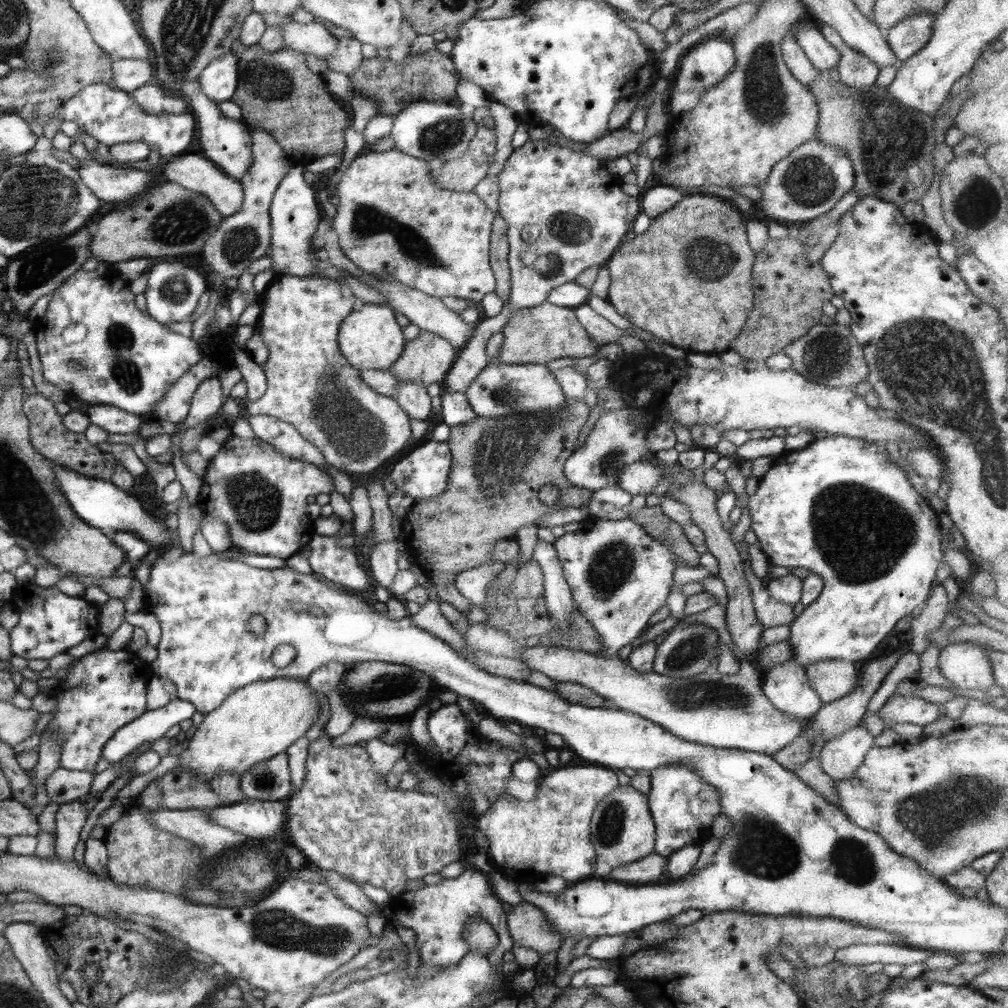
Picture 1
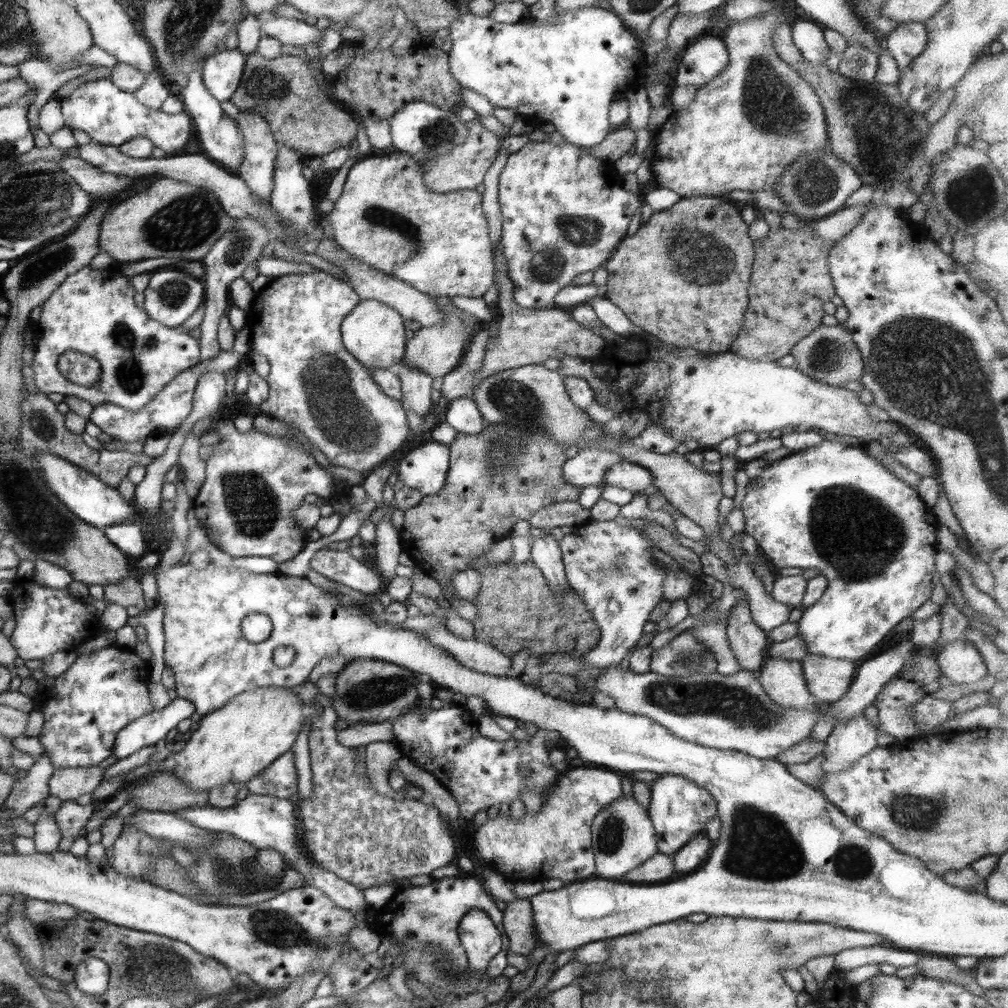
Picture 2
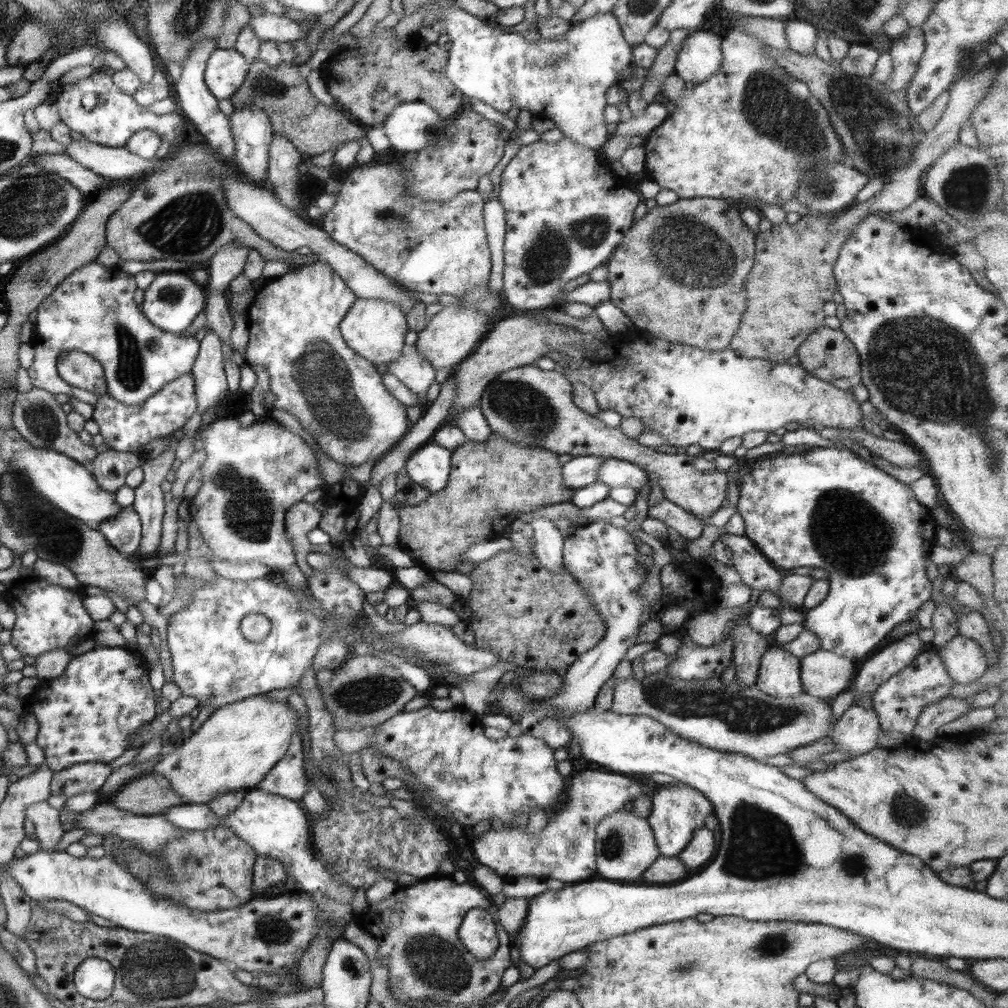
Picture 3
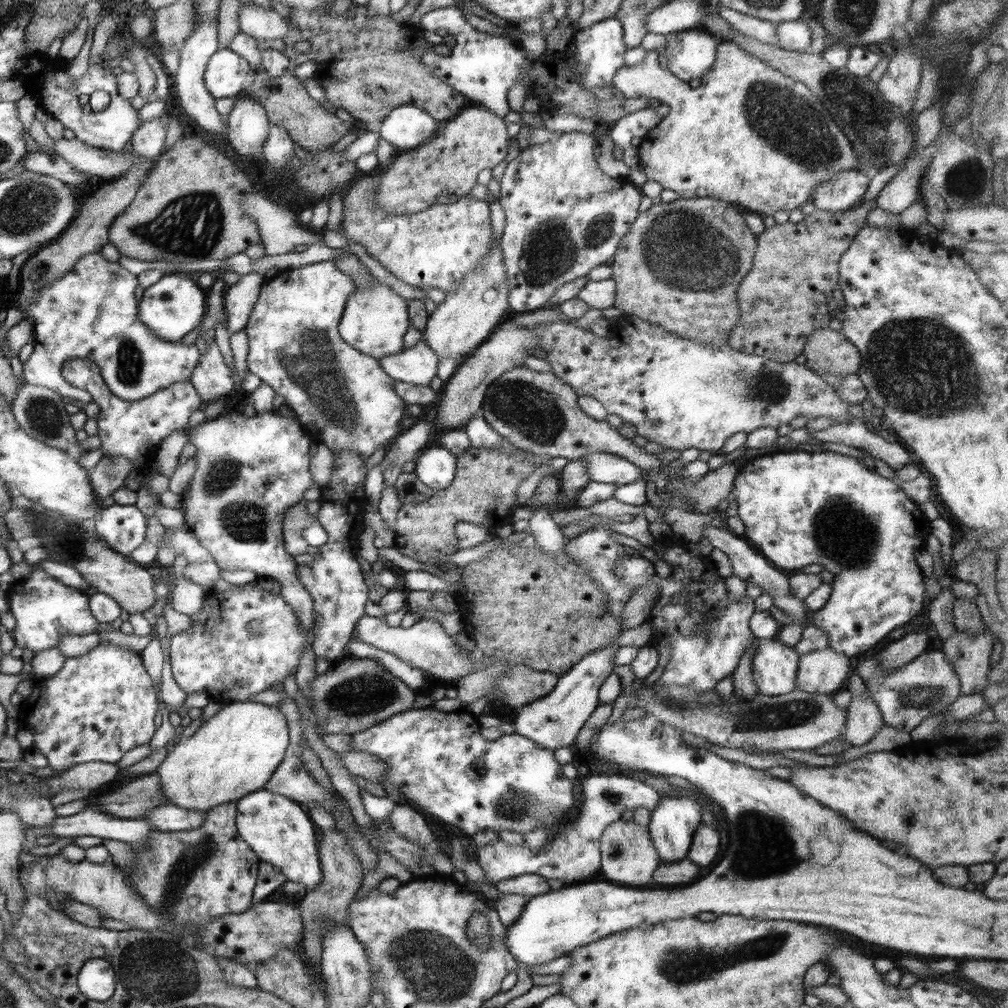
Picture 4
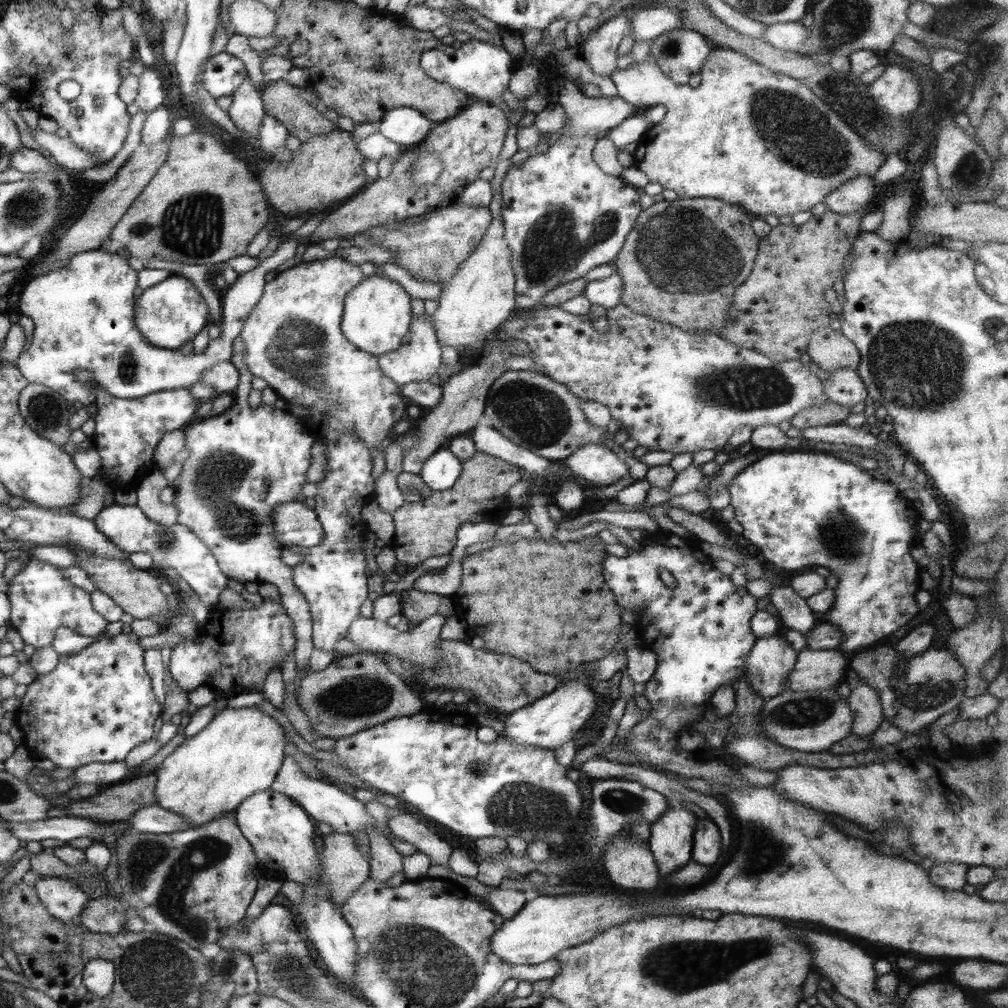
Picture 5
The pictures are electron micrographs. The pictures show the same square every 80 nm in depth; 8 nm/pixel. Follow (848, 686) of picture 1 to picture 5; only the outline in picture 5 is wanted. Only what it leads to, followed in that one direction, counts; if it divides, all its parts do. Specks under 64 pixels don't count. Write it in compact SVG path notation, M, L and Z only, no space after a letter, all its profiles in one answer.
M804 649L797 654L796 664L787 680L791 691L835 689L845 680L848 660L838 651Z

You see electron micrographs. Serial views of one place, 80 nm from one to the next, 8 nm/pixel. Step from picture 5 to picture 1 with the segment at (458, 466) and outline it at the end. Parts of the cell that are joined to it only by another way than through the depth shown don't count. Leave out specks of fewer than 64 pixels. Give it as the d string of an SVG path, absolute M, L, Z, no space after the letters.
M430 439L412 450L407 456L402 457L387 475L396 488L403 490L414 500L432 499L440 496L447 488L452 466L452 455L447 442L438 442Z

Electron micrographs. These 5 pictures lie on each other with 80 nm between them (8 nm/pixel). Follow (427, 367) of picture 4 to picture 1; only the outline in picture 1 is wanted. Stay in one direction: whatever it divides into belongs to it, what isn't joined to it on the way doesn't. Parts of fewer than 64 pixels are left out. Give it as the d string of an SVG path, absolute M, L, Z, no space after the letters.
M411 380L399 382L398 405L410 418L428 420L430 416L431 400L424 385L412 383Z

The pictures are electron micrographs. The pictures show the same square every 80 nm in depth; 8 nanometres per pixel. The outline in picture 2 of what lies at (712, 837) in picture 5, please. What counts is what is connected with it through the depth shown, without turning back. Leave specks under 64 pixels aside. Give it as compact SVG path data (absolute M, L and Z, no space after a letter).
M706 833L689 840L672 856L676 873L684 875L698 870L706 862L712 846L713 842L708 839Z

